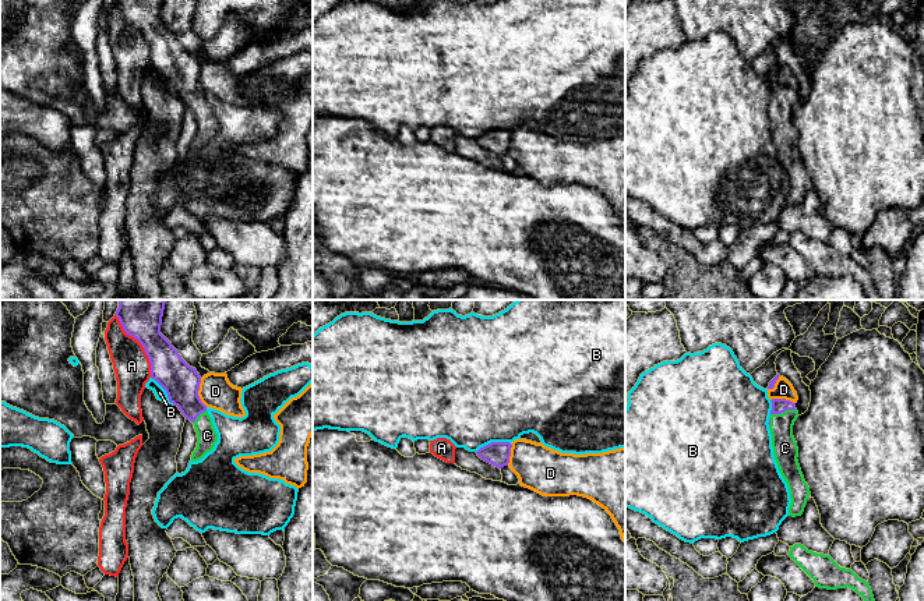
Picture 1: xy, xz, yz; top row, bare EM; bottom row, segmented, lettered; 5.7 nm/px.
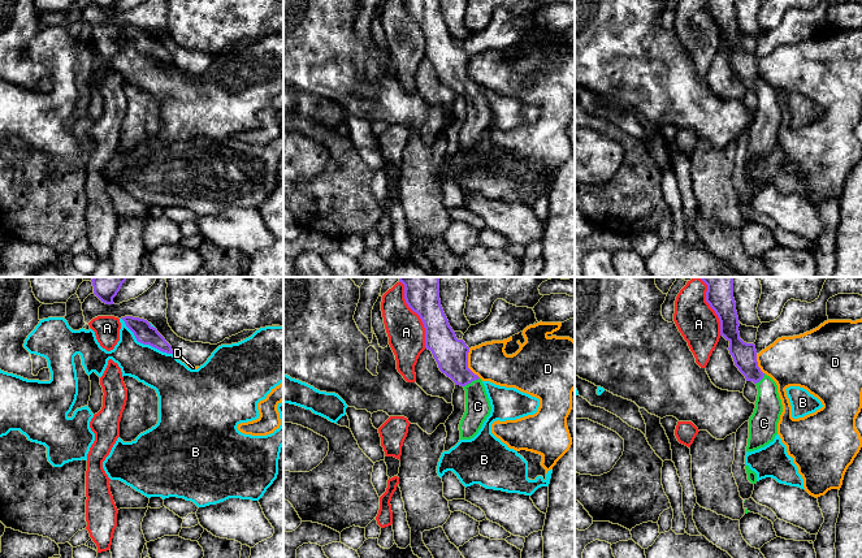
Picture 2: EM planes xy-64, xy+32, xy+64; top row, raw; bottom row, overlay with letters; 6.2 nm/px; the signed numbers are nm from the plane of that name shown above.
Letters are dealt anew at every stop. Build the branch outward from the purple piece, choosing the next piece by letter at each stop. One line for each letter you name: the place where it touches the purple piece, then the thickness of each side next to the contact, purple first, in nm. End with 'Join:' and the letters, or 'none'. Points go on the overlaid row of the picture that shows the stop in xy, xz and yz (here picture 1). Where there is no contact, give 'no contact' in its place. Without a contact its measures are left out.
C: yz (783, 412) | 90/140 nm
Join: C

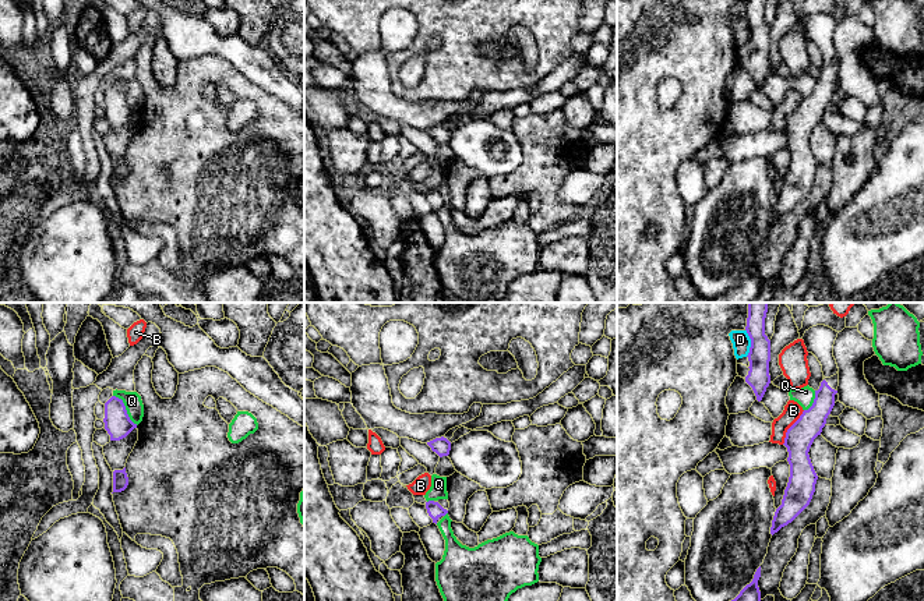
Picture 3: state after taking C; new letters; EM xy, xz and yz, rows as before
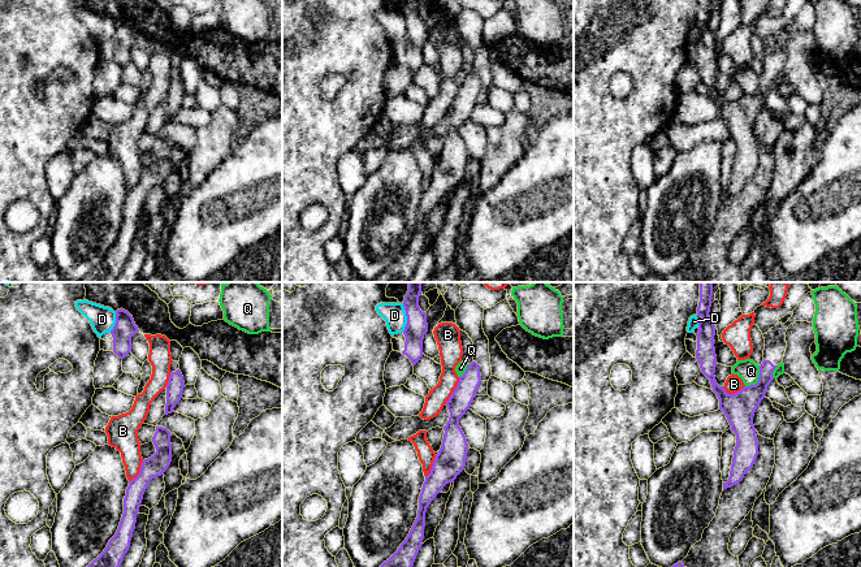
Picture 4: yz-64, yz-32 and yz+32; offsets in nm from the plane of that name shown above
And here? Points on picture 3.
Join: none

